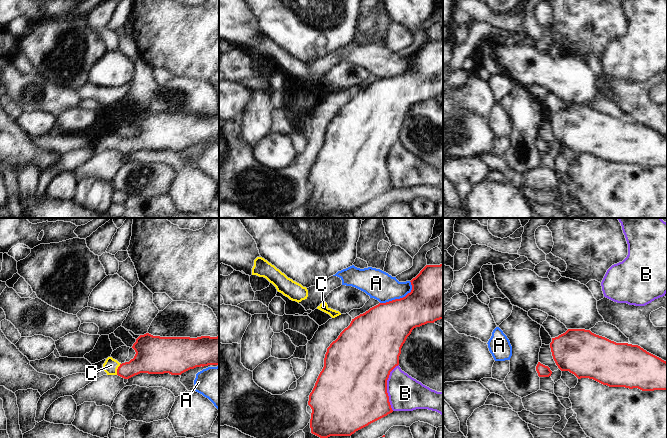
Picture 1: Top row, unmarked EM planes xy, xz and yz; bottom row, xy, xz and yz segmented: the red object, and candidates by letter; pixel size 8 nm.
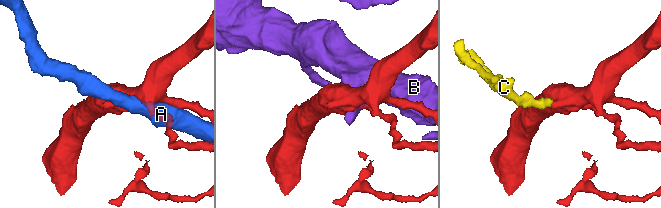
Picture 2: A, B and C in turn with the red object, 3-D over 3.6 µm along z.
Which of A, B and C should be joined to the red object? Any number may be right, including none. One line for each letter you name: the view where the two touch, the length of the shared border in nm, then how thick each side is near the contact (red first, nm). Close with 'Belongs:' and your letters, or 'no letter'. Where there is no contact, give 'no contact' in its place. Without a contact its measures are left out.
C: xy | 100 nm | 200/120 nm
Belongs: C

